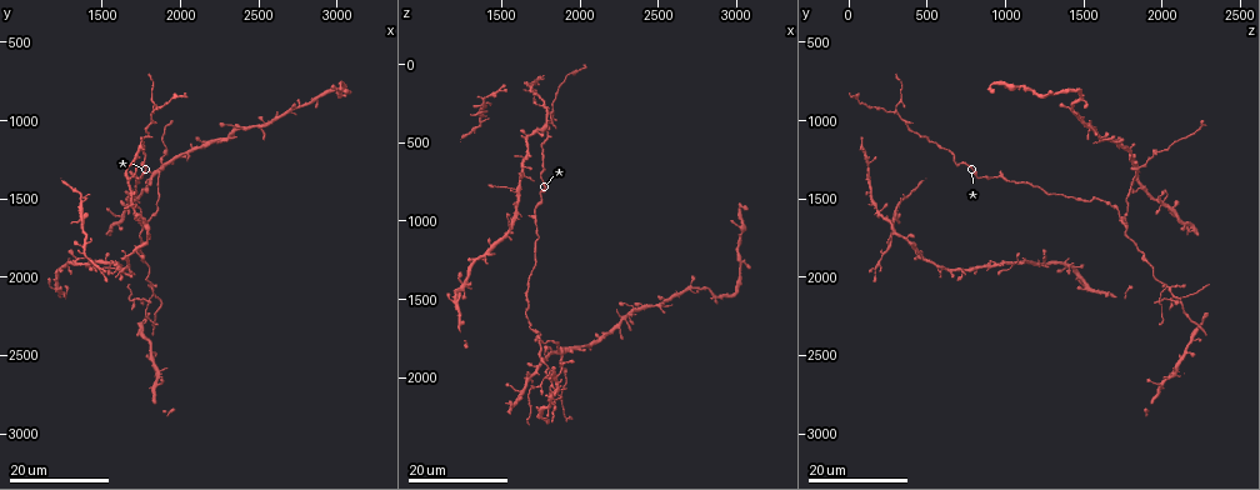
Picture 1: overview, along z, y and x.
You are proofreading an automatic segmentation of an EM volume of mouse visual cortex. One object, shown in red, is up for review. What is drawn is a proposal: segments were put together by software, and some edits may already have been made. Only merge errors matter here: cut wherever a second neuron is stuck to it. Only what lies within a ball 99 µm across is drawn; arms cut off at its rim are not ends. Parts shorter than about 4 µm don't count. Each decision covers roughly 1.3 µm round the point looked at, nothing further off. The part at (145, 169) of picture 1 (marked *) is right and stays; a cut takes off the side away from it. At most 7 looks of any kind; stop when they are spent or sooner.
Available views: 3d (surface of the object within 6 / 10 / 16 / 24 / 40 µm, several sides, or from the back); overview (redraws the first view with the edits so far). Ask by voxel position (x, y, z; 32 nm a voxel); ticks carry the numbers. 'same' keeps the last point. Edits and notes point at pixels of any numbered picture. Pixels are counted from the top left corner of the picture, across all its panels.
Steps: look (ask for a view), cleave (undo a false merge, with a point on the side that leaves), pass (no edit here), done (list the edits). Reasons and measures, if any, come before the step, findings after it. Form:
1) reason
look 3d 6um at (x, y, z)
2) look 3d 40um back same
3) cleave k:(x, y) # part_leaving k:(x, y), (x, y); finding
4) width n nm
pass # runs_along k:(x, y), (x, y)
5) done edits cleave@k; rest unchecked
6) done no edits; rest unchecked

looks like a crossing
look 3d 24um at (1580, 1960, 820)

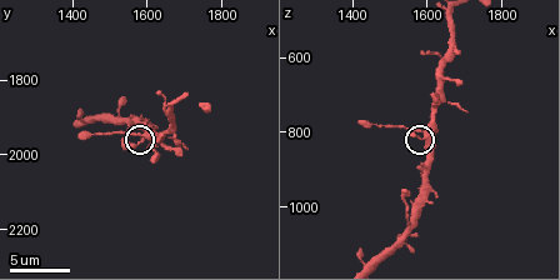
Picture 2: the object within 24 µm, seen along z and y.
look 3d 10um at (1600, 1950, 810)

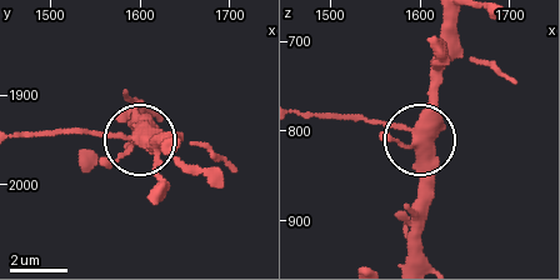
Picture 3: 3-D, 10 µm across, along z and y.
pass # runs_along 3:(454, 23), (454, 51), (425, 130), (326, 116); all the same neuron

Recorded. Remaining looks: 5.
three-way junction
look 3d 24um at (1900, 1300, 1860)

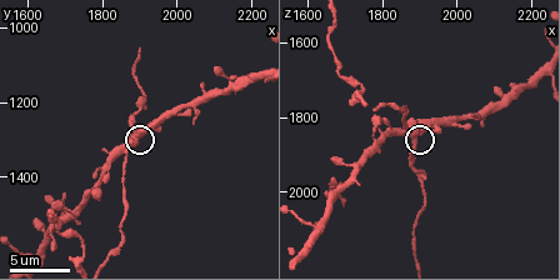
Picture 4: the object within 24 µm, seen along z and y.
look 3d 6um same

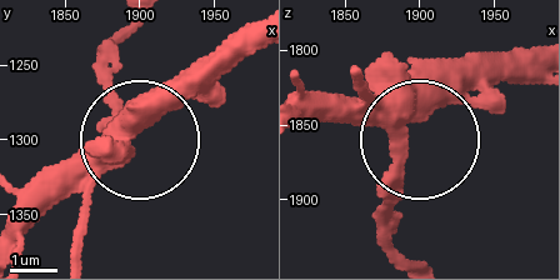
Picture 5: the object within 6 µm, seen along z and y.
width 420 nm
pass # runs_along 5:(363, 74), (410, 145), (386, 249); all the same neuron

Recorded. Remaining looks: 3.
looks like a crossing
look 3d 16um at (1820, 2060, 2040)

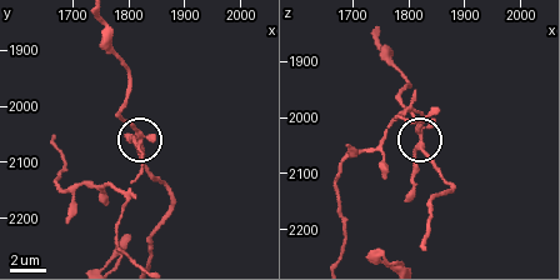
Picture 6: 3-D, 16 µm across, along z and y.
zoom in
look 3d 6um at (1820, 2065, 2030)

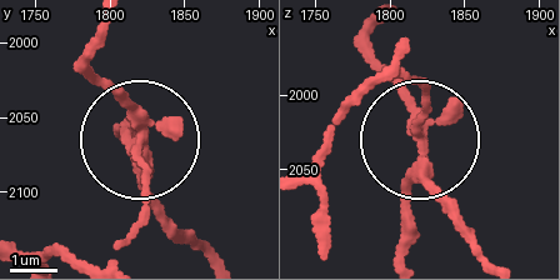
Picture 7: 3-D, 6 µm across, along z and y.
width 290 nm
pass # runs_along 7:(383, 23), (375, 46), (419, 134), (423, 83), (410, 75); continuous, no second neuron

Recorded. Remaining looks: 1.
done no edits; rest unchecked

